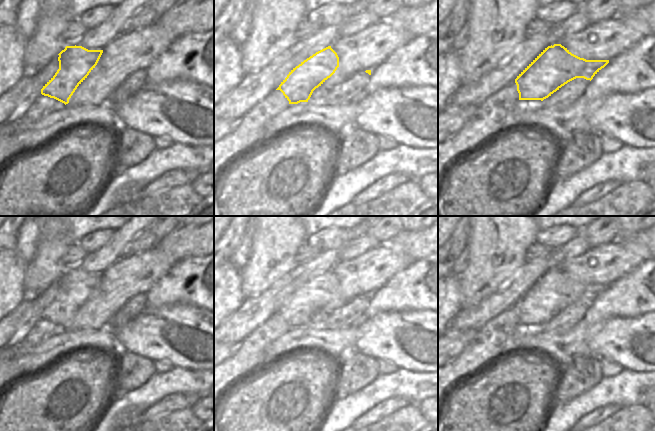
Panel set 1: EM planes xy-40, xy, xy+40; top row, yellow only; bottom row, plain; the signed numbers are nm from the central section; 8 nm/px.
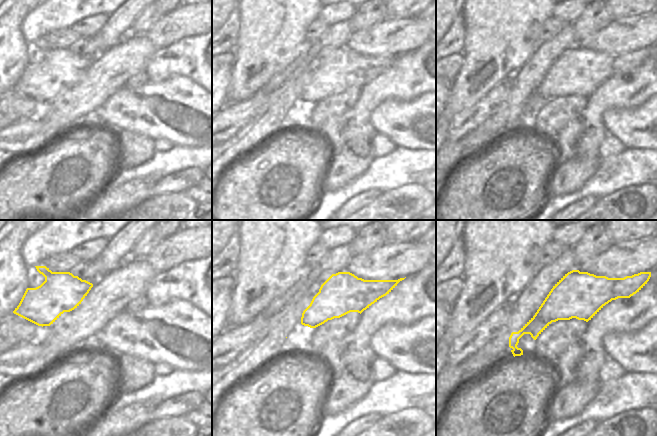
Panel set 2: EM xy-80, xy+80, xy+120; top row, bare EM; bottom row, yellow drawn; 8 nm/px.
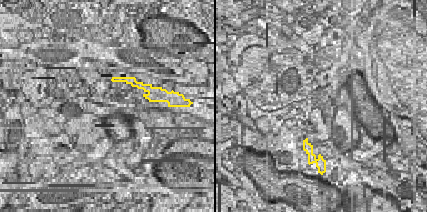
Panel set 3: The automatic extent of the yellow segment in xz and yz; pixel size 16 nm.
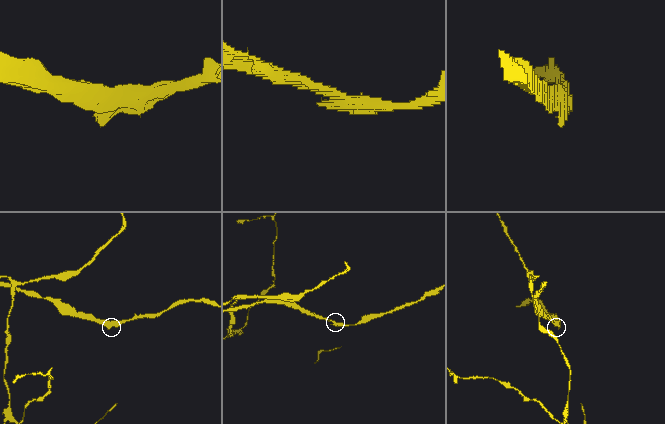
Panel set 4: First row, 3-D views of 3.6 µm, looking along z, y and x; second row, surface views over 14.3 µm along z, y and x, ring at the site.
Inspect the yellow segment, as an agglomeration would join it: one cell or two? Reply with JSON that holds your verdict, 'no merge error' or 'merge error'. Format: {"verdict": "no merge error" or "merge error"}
{"verdict": "merge error"}

